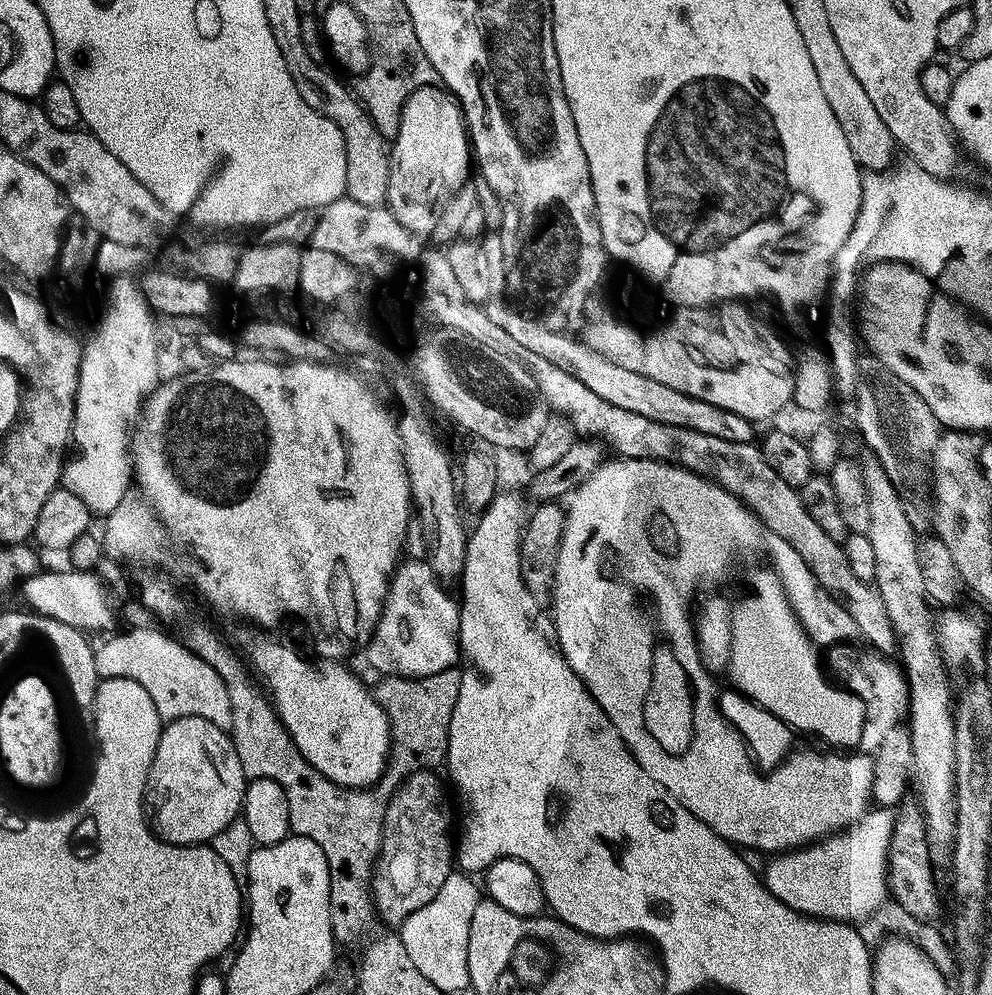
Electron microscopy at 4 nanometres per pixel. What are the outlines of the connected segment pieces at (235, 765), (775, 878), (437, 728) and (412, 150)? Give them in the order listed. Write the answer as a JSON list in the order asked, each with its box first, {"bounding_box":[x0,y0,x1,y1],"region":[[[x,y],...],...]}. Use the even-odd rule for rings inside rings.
[{"bounding_box":[144,716,246,845],"region":[[[201,716],[170,720],[160,729],[144,803],[151,827],[168,844],[207,845],[241,815],[246,777],[236,743],[222,729]]]},{"bounding_box":[762,806,893,922],"region":[[[876,806],[855,824],[831,836],[773,855],[768,869],[762,872],[764,885],[774,898],[804,916],[860,922],[856,920],[868,918],[874,906],[889,895],[888,844],[893,823],[893,813]]]},{"bounding_box":[378,670,460,778],"region":[[[456,670],[439,672],[433,676],[423,676],[421,680],[409,680],[407,676],[384,676],[381,679],[378,703],[388,715],[390,729],[390,764],[396,767],[397,777],[403,778],[409,771],[420,766],[436,766],[441,763],[442,753],[448,743],[448,727],[454,710],[454,702],[458,698],[460,673]]]},{"bounding_box":[387,86,478,245],"region":[[[440,86],[414,89],[404,97],[398,134],[391,144],[387,207],[414,234],[441,245],[450,243],[467,226],[472,207],[478,204],[468,177],[470,137],[455,96]]]}]

